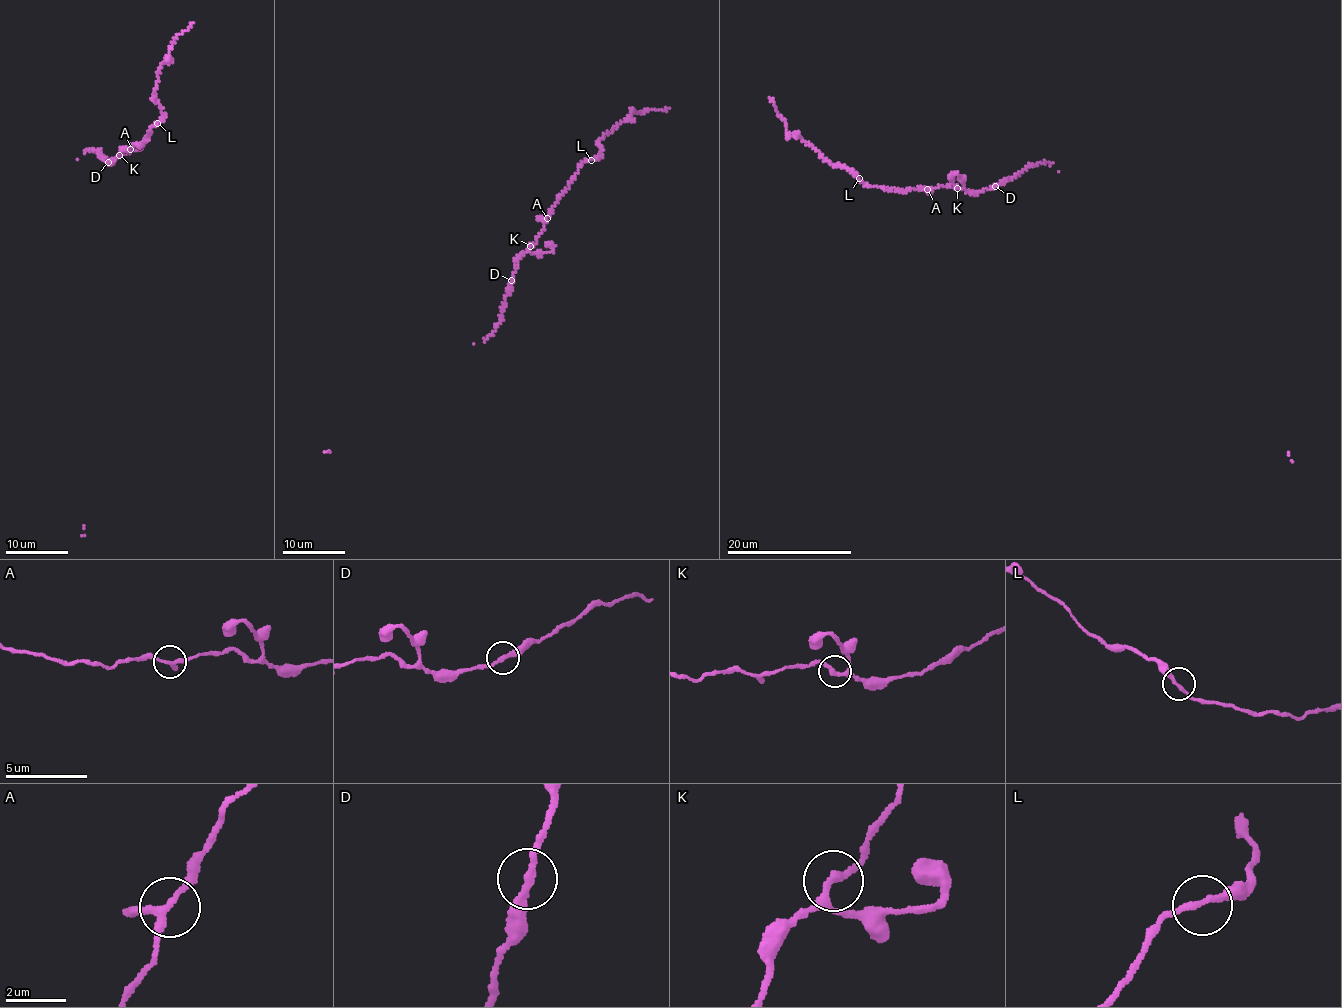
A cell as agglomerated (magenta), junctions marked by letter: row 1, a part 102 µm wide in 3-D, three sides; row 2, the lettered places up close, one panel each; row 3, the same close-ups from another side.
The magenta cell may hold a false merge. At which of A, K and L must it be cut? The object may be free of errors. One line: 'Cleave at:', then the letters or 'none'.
Cleave at: none

